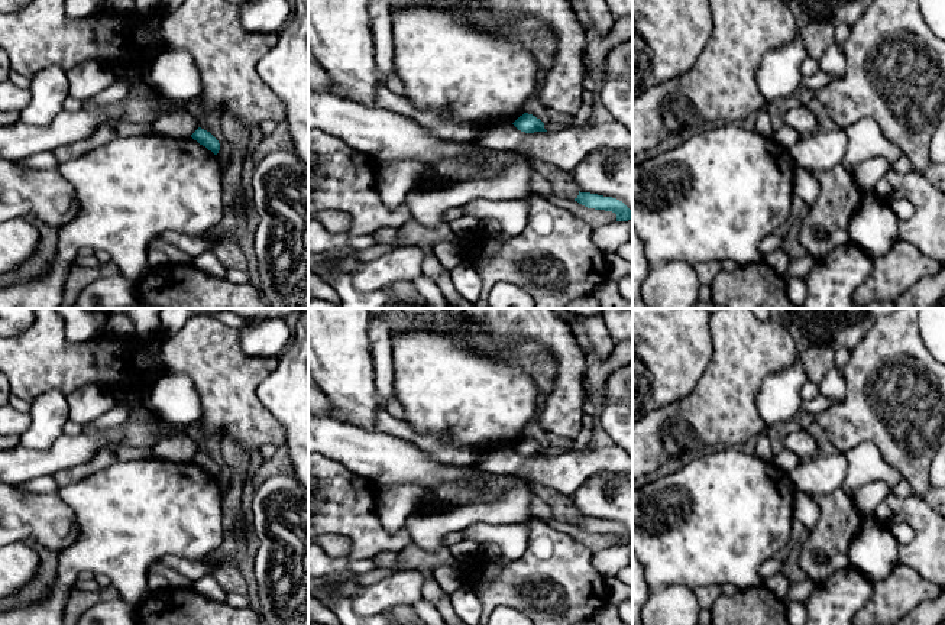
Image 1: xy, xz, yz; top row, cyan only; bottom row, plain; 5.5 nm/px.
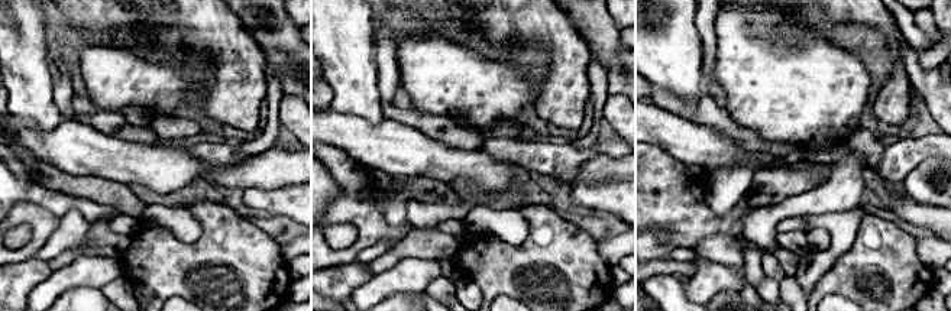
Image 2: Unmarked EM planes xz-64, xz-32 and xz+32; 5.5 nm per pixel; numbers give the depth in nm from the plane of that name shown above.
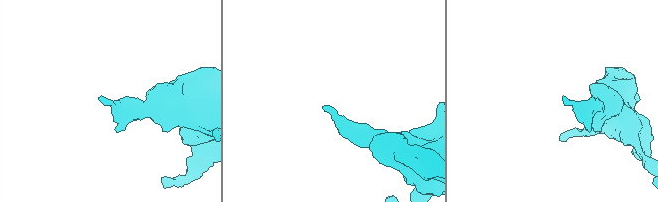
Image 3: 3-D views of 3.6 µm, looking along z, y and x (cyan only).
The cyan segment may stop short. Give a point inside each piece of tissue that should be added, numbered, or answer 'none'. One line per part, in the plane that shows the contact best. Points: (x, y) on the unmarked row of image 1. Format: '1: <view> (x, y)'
none

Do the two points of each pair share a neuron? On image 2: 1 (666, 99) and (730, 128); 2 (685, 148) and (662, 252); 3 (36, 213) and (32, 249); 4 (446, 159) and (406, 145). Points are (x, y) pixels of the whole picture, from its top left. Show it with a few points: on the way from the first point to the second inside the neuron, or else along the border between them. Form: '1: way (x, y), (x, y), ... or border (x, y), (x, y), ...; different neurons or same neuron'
1: way (682, 109), (707, 112), (714, 116); same neuron
2: border (652, 145), (686, 164), (698, 164), (708, 174); different neurons
3: way (36, 222), (36, 240); same neuron
4: way (436, 159), (416, 155); same neuron

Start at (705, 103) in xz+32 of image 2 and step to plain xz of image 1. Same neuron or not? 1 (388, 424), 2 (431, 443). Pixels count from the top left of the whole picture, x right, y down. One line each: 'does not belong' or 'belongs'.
1: belongs
2: belongs

